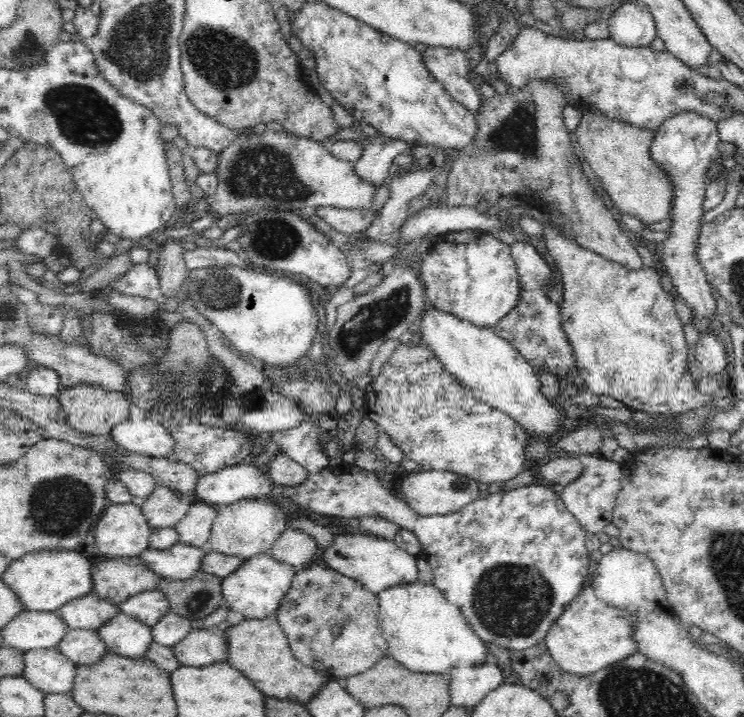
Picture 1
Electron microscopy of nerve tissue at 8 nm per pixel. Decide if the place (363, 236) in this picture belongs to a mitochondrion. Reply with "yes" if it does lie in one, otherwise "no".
no

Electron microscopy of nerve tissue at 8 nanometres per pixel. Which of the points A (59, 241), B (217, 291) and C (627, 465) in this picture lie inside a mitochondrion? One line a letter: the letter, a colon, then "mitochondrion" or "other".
A: other
B: mitochondrion
C: other

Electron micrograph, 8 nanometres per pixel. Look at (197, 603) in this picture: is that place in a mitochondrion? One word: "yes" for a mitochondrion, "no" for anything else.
yes

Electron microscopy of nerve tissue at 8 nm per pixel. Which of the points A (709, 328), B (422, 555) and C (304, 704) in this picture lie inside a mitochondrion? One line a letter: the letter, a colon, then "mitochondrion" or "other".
A: other
B: other
C: other

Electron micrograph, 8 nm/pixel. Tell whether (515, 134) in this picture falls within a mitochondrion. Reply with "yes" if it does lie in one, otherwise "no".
yes

